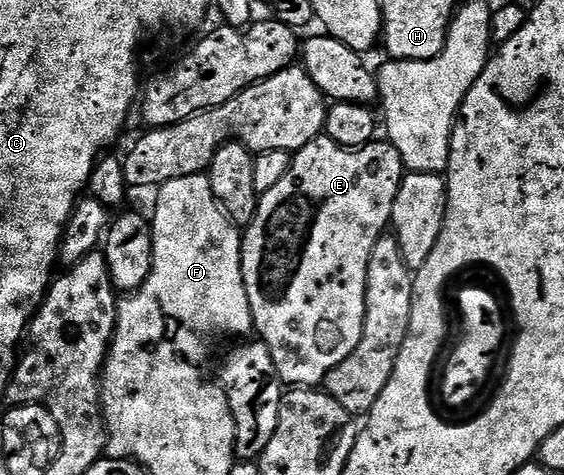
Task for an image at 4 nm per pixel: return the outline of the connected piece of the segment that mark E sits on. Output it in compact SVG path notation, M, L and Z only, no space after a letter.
M324 135L317 137L311 143L307 143L302 149L293 153L293 162L287 171L287 175L283 175L283 179L279 179L279 183L275 183L275 187L271 187L271 191L260 194L257 202L257 214L253 216L253 221L244 230L241 238L241 270L243 271L243 283L247 287L247 299L251 303L251 315L253 316L253 327L256 336L265 344L267 351L271 355L271 359L275 359L275 371L281 376L282 382L289 387L317 387L325 380L335 367L339 367L339 363L343 363L343 359L347 359L347 355L351 355L351 351L355 351L355 347L359 347L359 339L363 335L363 323L365 322L365 292L367 291L367 263L371 259L371 251L375 247L375 243L390 228L393 219L393 204L395 203L395 195L401 186L401 179L405 176L407 170L405 164L401 161L399 151L395 151L395 147L389 144L385 139L374 139L368 145L364 145L362 149L345 149L339 143L335 143L331 138Z

